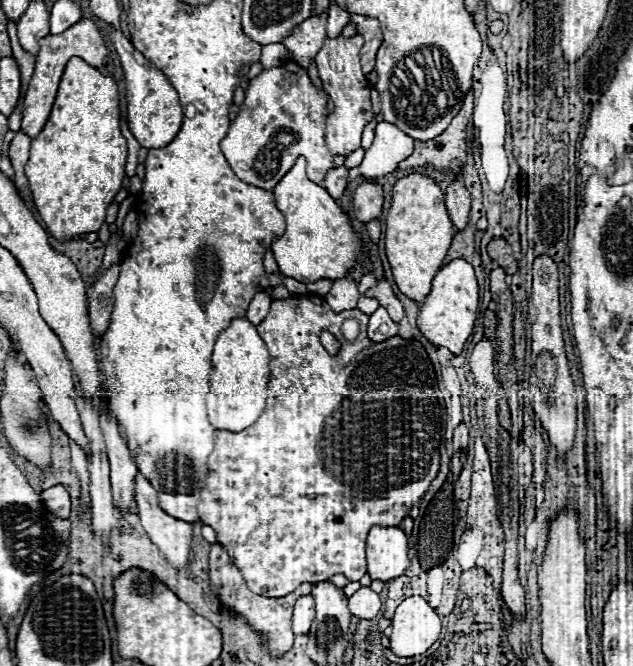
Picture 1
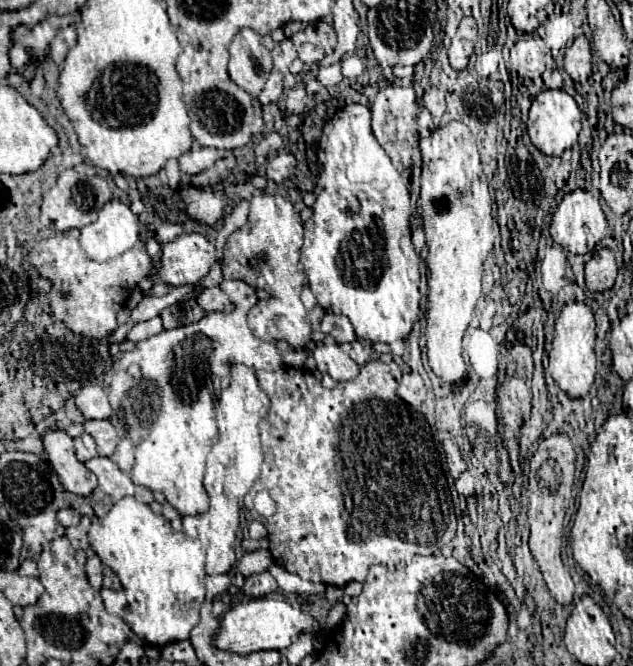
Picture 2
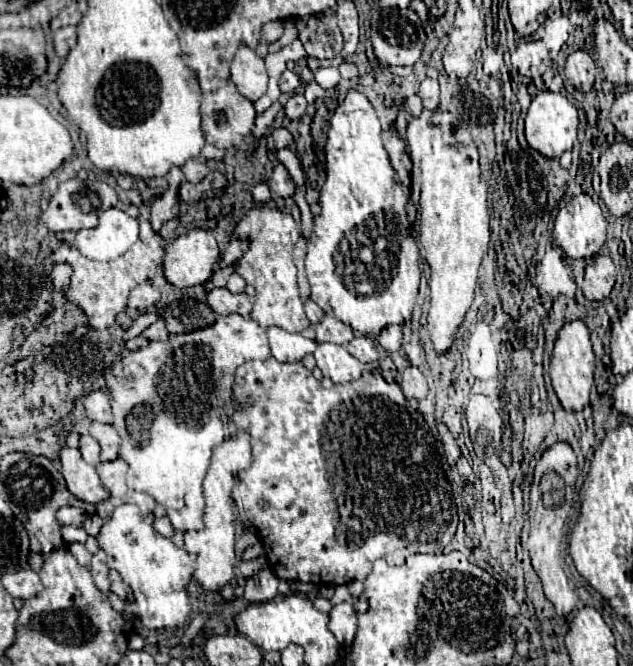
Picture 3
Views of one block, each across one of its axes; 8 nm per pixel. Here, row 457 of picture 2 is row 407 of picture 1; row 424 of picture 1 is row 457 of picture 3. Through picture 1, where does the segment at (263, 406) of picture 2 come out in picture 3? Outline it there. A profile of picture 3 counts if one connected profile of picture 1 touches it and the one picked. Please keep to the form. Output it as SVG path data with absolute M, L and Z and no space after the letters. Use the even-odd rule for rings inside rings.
M234 430L234 436L228 436L218 448L214 448L212 464L204 480L204 496L206 496L204 528L184 534L184 550L196 554L194 578L208 592L218 592L234 576L234 568L238 561L234 543L236 518L234 518L234 500L230 494L234 484L238 482L238 472L248 468L250 462L252 462L252 454L250 454L250 440L246 432Z

